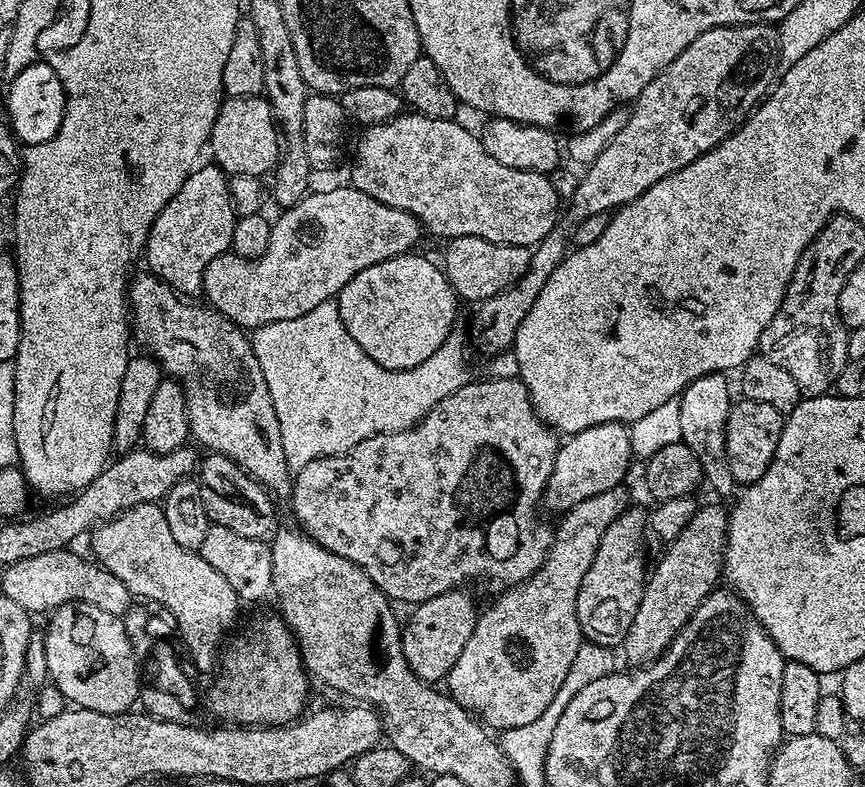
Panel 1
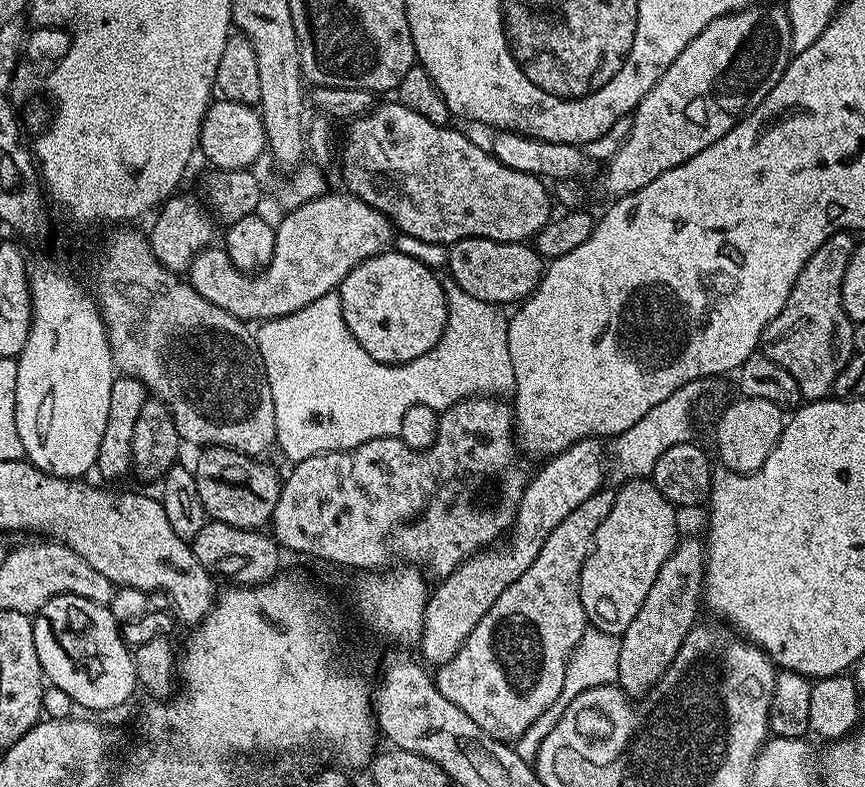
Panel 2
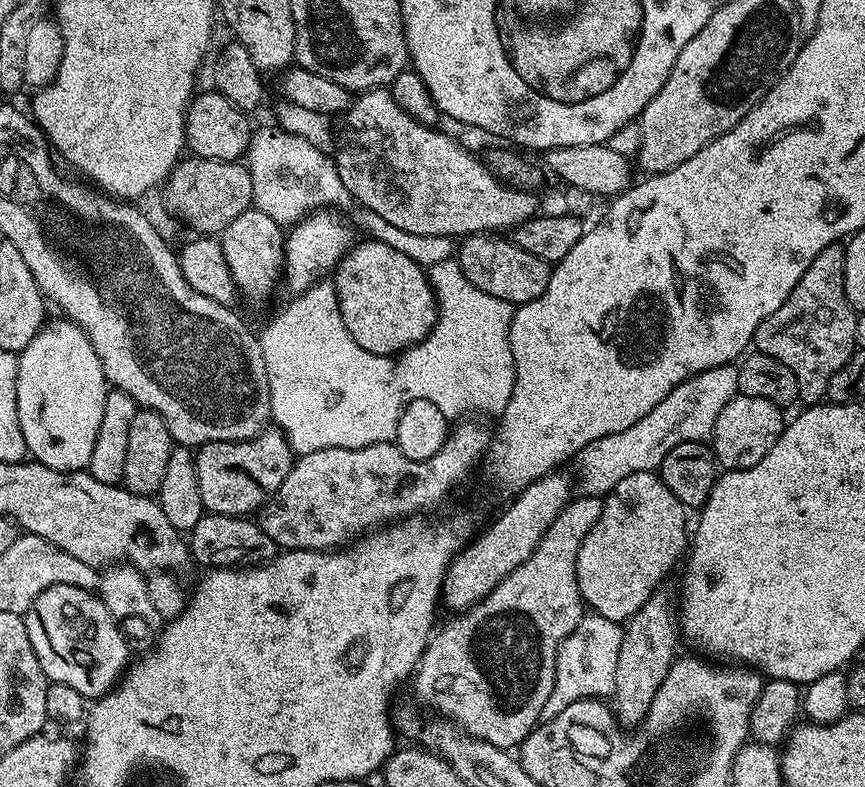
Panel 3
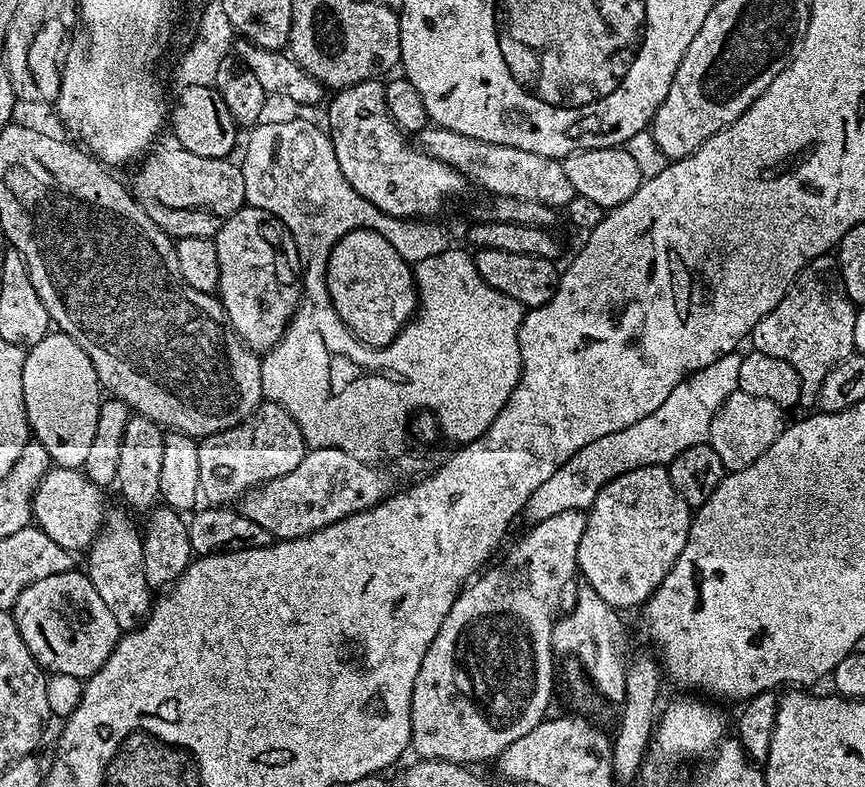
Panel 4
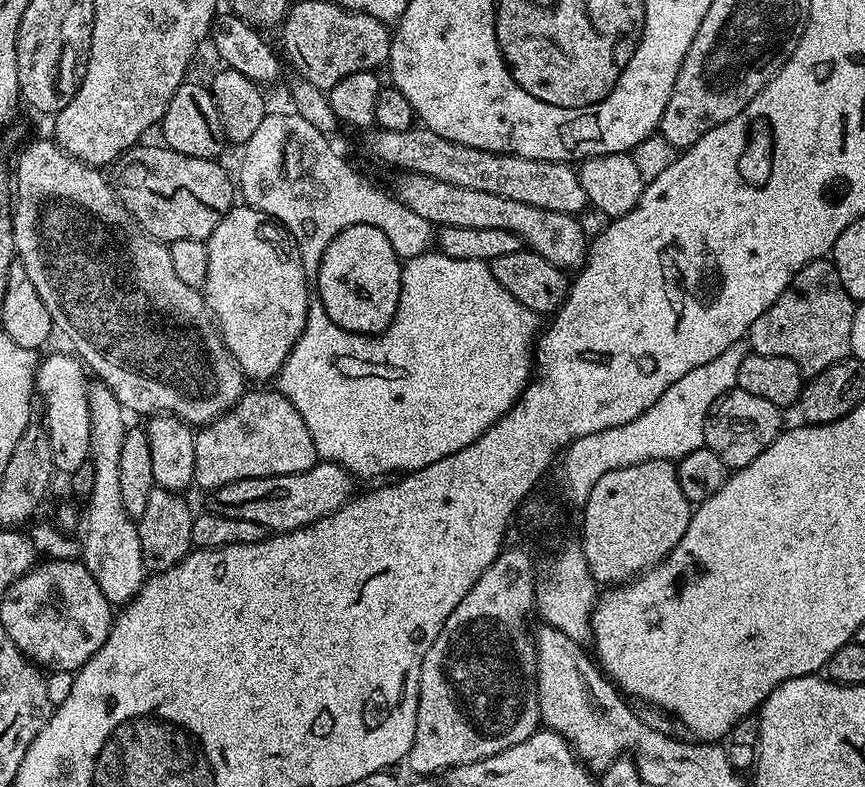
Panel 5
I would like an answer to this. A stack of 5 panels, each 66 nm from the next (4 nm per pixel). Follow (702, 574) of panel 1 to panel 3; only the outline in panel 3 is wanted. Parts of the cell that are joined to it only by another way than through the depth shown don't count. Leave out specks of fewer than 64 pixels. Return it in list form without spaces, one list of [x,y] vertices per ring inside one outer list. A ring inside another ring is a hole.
[[[657,590],[652,593],[651,598],[627,621],[622,647],[618,652],[617,677],[615,678],[615,690],[613,692],[614,711],[617,721],[626,728],[639,727],[649,713],[650,706],[653,705],[654,696],[665,681],[666,674],[669,673],[676,661],[678,651],[676,648],[680,643],[679,619],[672,599],[664,593],[664,590]]]

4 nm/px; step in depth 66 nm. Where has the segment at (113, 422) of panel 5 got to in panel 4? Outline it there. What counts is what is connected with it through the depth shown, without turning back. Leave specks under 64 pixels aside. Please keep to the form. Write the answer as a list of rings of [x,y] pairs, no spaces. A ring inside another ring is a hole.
[[[112,513],[105,519],[100,534],[87,549],[88,568],[86,575],[94,584],[94,590],[101,595],[102,602],[109,607],[122,628],[134,626],[147,616],[152,605],[152,592],[146,582],[143,564],[143,544],[139,529],[130,524],[122,514]]]

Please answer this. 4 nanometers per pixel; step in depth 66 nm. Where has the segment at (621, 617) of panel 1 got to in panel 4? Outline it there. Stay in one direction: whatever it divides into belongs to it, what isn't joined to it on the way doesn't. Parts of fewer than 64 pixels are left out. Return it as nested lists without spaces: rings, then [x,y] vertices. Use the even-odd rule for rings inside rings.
[[[663,464],[642,466],[638,470],[630,470],[618,478],[614,478],[594,498],[592,507],[586,512],[588,521],[586,530],[582,530],[582,542],[578,542],[578,558],[576,567],[583,583],[591,586],[596,600],[608,604],[611,608],[639,609],[652,592],[670,574],[678,554],[682,554],[682,546],[686,546],[690,526],[694,515],[678,490],[674,488],[668,468]]]

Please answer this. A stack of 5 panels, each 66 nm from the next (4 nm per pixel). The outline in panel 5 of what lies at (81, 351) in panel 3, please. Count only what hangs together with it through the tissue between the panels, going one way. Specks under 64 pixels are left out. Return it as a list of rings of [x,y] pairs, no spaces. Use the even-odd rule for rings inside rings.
[[[75,355],[48,356],[39,361],[36,370],[36,392],[44,395],[42,423],[48,430],[50,450],[56,472],[71,474],[89,461],[91,418],[88,405],[89,381],[84,381],[86,369]]]

